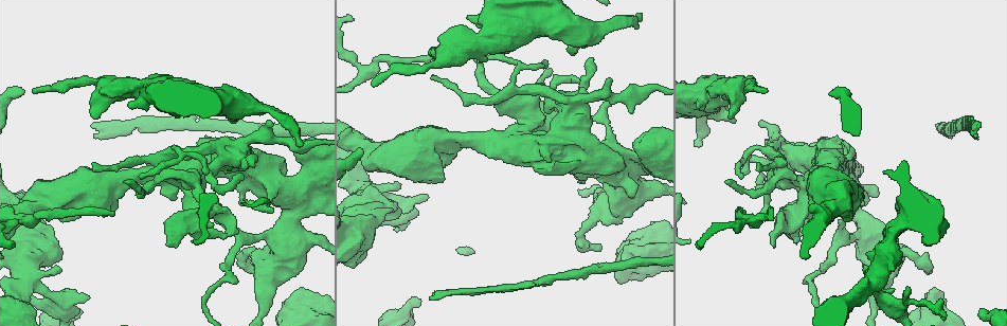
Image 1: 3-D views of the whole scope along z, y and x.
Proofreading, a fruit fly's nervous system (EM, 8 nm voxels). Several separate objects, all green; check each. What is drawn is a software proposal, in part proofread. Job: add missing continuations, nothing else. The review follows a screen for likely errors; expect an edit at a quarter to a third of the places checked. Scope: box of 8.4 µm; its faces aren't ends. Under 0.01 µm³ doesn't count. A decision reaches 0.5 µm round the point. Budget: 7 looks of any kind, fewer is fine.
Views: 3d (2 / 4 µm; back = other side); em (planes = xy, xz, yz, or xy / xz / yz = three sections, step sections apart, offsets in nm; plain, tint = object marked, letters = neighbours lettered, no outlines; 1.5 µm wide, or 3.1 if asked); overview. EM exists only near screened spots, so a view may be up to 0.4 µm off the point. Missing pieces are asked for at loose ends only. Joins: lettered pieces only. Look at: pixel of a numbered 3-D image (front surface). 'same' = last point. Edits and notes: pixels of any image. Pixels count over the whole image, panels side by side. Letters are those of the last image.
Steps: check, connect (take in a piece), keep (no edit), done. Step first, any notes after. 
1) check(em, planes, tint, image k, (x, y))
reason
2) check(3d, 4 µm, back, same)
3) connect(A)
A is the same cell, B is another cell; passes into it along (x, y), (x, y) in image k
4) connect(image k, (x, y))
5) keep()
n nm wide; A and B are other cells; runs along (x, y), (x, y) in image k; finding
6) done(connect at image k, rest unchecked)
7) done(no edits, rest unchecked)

check(3d, 4 µm, image 1, (302, 143))
branch stops here

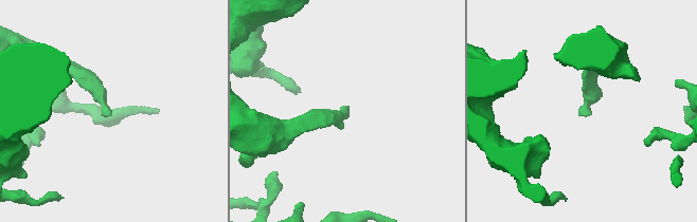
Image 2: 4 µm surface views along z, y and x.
check(em, planes, letters, image 2, (347, 112))

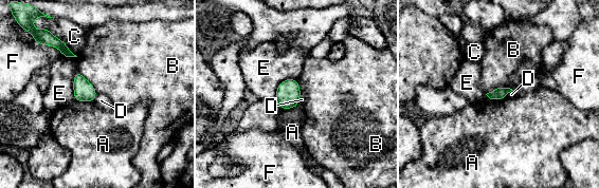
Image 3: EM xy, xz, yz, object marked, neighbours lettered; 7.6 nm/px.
keep()
A, B, C, D, E and F are other cells; no lettered piece goes on from it

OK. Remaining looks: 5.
check(em, planes, letters, image 1, (728, 117))
thick end

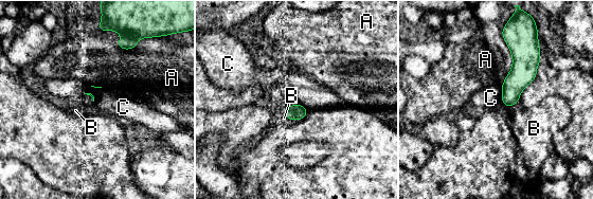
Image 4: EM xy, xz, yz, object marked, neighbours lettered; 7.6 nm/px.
keep()
A, B and C are other cells; border along (500, 87), (502, 103) in image 4; no lettered piece goes on from it

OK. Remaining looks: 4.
check(3d, 2 µm, image 1, (768, 91))

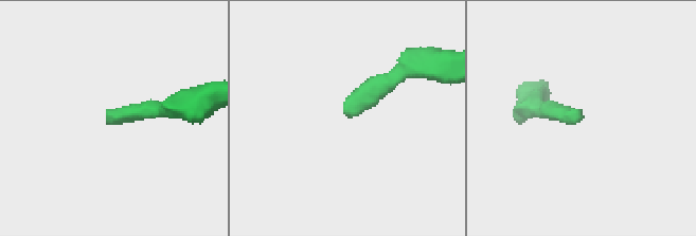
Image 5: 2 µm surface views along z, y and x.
check(em, xz, step 4, tint, image 5, (350, 116))

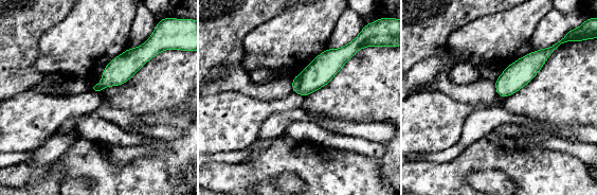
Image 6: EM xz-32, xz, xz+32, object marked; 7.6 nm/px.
check(em, planes, letters, same)

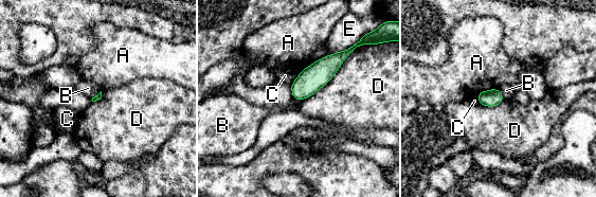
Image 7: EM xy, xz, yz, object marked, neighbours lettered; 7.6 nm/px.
keep()
A, B, C, D and E are other cells; border along (354, 50), (325, 85), (301, 101) in image 7; no lettered piece goes on from it

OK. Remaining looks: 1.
done(no edits, rest unchecked)

